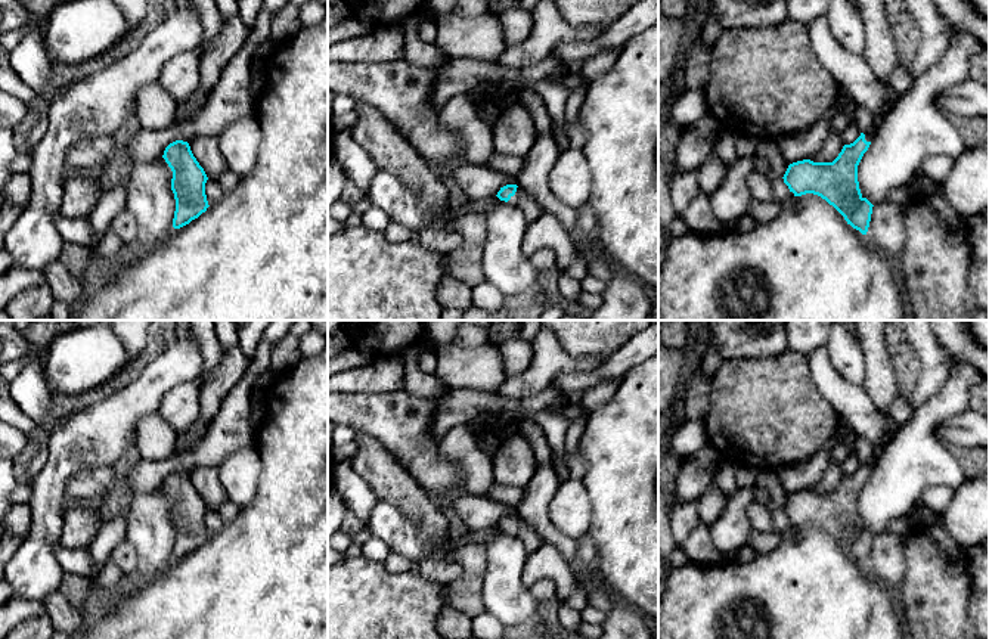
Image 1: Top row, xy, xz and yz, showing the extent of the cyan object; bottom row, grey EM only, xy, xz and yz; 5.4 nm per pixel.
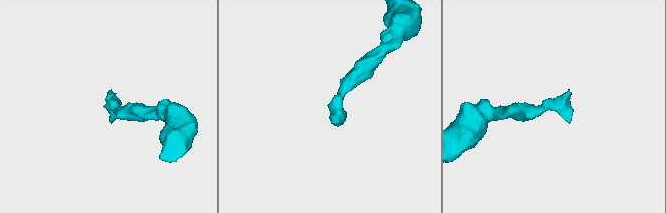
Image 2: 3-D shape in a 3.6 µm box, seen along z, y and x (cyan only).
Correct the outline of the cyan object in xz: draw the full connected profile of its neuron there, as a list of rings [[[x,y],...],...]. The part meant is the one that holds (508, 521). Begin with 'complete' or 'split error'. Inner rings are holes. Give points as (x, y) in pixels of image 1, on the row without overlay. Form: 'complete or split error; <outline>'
split error; [[[506,515],[500,518],[496,527],[500,531],[521,539],[528,555],[536,552],[545,543],[543,539],[517,515]]]

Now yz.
split error; [[[887,444],[874,446],[874,462],[844,475],[833,493],[797,491],[788,496],[784,514],[794,527],[813,524],[833,536],[853,559],[866,565],[872,534],[862,527],[858,512],[858,496],[868,481],[877,459]]]

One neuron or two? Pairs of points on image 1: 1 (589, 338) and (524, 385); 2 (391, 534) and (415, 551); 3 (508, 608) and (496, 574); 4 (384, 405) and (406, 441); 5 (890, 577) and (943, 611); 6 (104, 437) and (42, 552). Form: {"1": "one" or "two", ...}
{"1": "two", "2": "one", "3": "one", "4": "one", "5": "two", "6": "one"}

